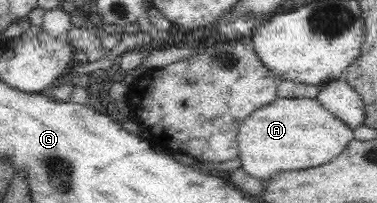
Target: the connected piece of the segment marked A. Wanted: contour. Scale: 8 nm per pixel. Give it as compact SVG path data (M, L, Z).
M277 98L251 113L237 129L238 158L245 173L267 183L274 175L286 171L306 170L334 160L354 139L353 130L341 119L334 117L317 99Z

